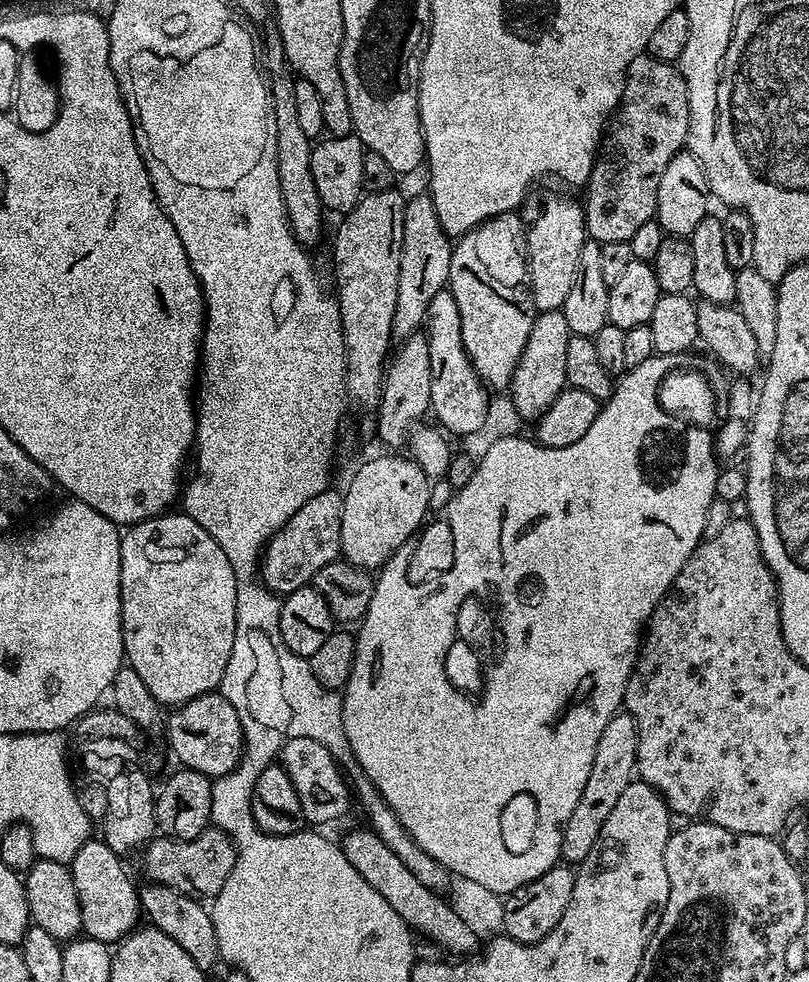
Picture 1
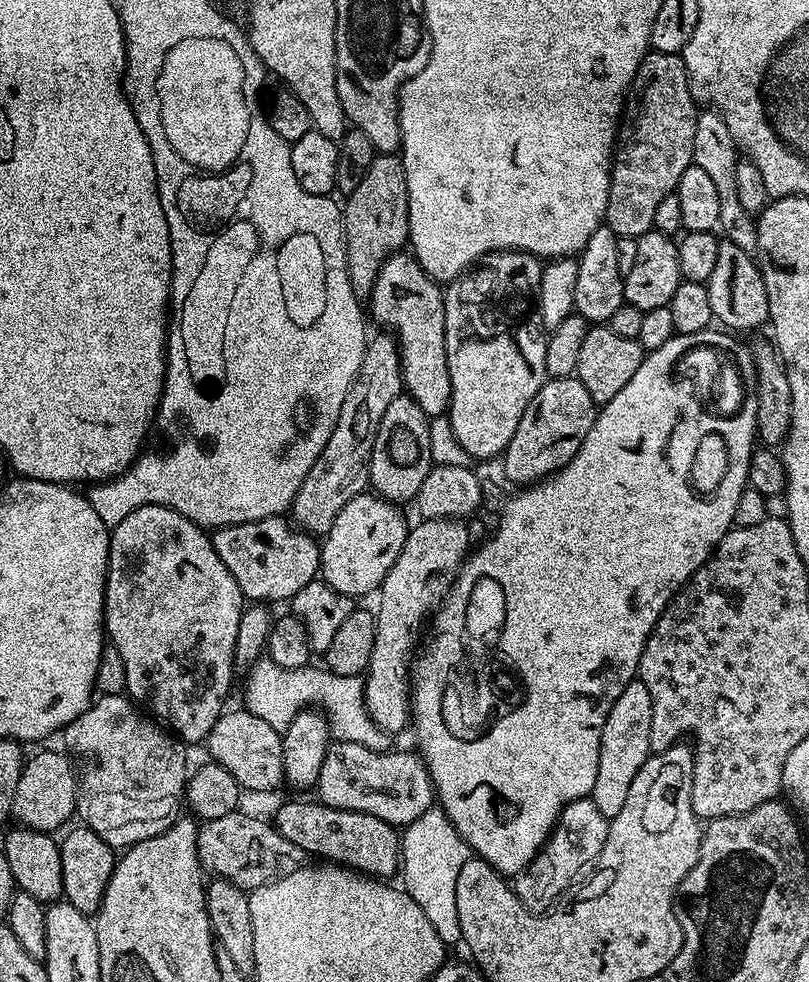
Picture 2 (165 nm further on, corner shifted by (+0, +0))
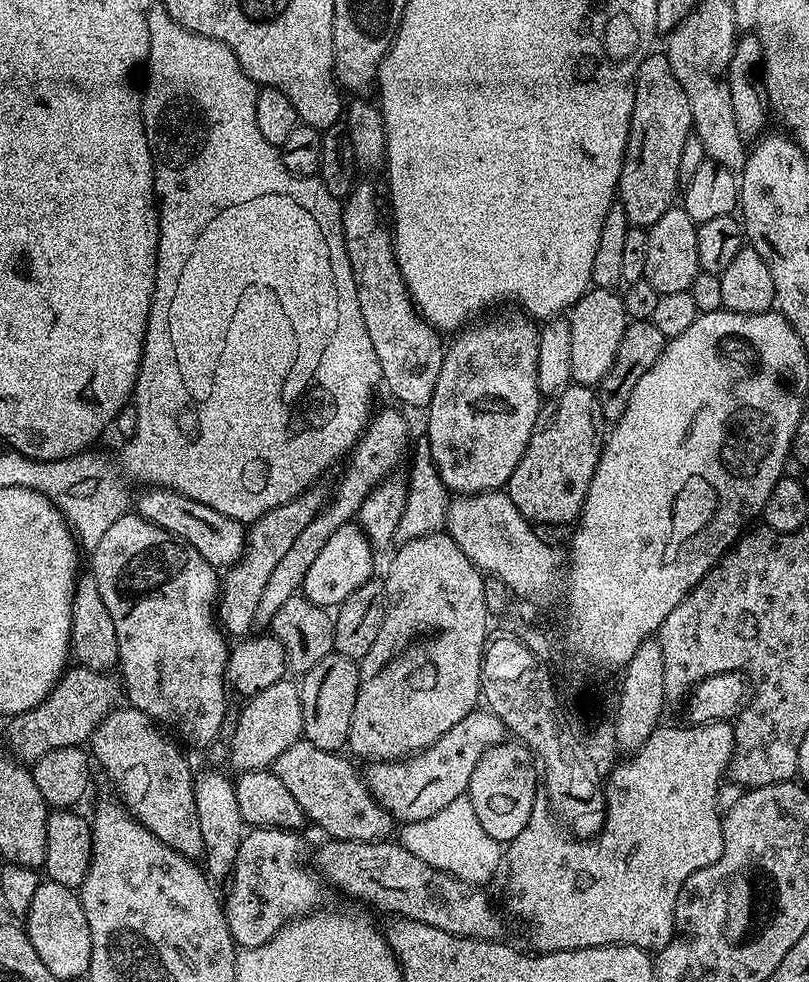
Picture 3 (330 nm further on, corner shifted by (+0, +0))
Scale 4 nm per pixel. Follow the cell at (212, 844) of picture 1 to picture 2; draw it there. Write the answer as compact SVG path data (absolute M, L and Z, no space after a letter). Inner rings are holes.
M237 810L223 818L205 820L199 825L196 853L205 873L228 880L239 888L251 890L305 867L306 853L301 848L294 846L290 838L282 838L280 831L269 821L267 824L244 811Z

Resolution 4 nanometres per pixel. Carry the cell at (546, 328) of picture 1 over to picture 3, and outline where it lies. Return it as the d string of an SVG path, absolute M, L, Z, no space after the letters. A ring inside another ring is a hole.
M589 287L577 304L573 304L567 317L570 326L570 374L572 384L580 384L584 388L599 385L600 380L610 370L614 358L618 354L618 345L622 343L622 334L626 334L629 326L628 315L624 309L624 297L619 291L610 288Z

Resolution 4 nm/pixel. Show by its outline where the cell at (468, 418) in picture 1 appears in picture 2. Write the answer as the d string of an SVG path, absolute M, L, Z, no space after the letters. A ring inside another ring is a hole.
M401 250L385 262L382 270L378 270L370 303L372 303L371 319L373 316L384 327L381 329L395 336L396 343L400 345L400 369L404 375L404 388L407 395L411 396L414 402L418 402L418 406L422 406L422 410L428 417L443 417L448 411L452 391L450 390L450 370L446 362L446 314L441 285L426 275L411 251Z

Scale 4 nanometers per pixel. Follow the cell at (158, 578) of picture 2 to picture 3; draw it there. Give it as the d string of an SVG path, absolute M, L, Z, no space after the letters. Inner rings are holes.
M125 514L122 518L118 518L118 522L114 522L114 526L110 526L110 530L106 530L106 534L102 534L98 546L91 549L90 556L92 556L90 575L98 582L98 594L102 594L102 602L106 602L106 610L110 610L110 618L114 618L114 630L118 630L118 654L120 655L118 672L122 677L127 703L131 707L142 710L169 733L177 732L186 743L193 744L194 747L201 748L201 750L207 749L221 735L219 732L220 727L224 724L224 711L228 708L227 702L224 701L224 692L226 693L230 644L216 619L216 602L220 594L217 569L213 568L210 562L206 562L206 558L202 558L202 554L198 554L198 550L194 550L194 546L180 540L171 532L154 526L149 520L144 520L138 514Z

